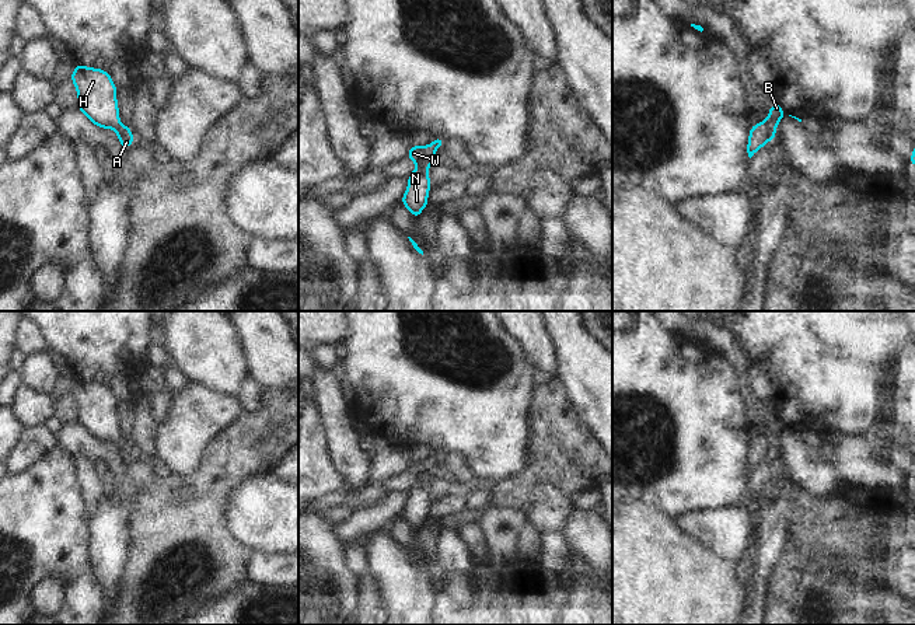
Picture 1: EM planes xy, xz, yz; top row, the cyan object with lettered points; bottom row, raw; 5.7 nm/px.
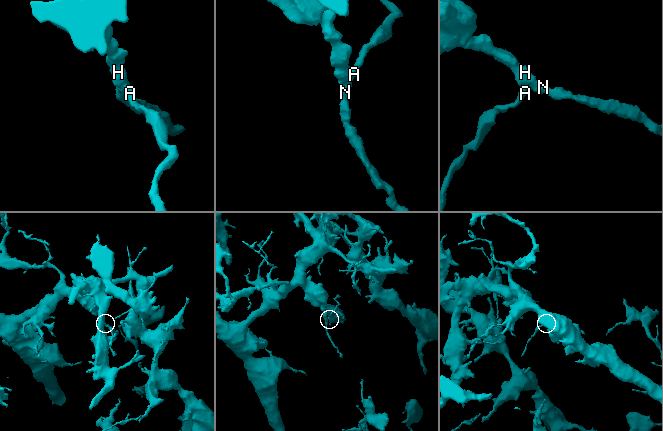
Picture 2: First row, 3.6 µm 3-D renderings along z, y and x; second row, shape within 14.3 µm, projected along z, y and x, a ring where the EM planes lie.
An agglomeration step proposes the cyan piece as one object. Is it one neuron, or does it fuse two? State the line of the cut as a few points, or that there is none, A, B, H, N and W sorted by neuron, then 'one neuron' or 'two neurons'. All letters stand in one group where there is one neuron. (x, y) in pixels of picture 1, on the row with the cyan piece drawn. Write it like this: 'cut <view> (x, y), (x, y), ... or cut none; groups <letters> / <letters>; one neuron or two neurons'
cut none; groups A B H N W; one neuron

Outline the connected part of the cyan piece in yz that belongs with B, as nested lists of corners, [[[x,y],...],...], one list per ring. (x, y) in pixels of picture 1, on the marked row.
[[[776,101],[769,107],[768,116],[762,122],[759,121],[757,125],[751,126],[747,144],[750,158],[759,151],[761,147],[765,147],[765,144],[772,139],[776,139],[776,128],[785,115],[787,114]]]

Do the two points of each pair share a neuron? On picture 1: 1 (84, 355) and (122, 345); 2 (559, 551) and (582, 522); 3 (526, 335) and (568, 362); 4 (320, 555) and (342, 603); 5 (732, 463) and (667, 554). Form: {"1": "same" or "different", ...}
{"1": "same", "2": "different", "3": "different", "4": "same", "5": "different"}

